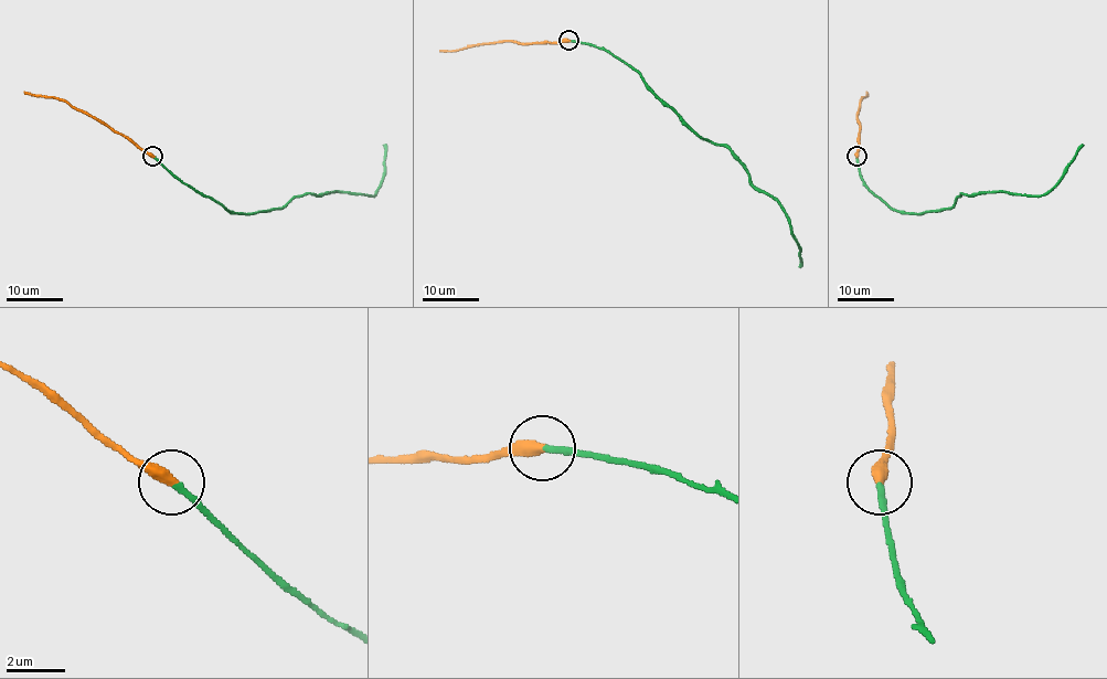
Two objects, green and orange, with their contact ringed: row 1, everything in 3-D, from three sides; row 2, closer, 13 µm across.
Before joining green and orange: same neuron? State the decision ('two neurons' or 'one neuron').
one neuron

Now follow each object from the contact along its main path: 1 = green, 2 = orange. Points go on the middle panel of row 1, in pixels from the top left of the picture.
1: (568, 40), (594, 44), (630, 65), (698, 134), (724, 145), (748, 182), (780, 205), (801, 266)
2: (568, 40), (502, 41), (440, 50)

